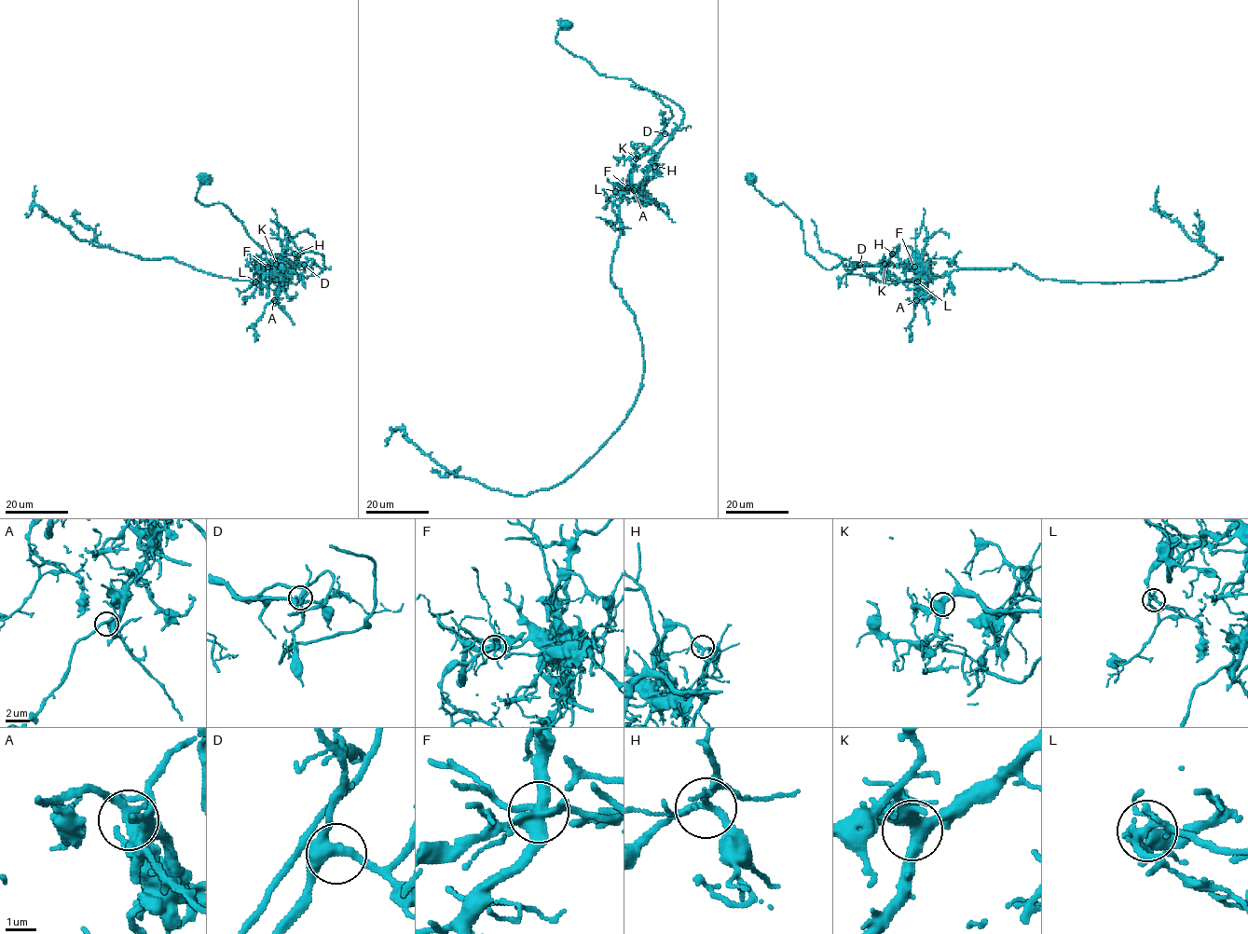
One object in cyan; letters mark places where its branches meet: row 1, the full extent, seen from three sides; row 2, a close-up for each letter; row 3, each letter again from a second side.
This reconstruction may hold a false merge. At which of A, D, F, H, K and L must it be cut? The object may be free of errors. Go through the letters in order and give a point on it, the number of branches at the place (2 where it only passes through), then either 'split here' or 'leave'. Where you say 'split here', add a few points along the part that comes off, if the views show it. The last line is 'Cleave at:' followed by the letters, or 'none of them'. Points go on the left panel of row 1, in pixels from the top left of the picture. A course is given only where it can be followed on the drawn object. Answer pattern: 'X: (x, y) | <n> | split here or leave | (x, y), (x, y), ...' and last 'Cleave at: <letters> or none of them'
A: (274, 300) | 5 | leave
D: (304, 265) | 3 | leave
F: (267, 267) | 7 | split here | (267, 267), (280, 265), (282, 279), (296, 284), (323, 268), (322, 254), (300, 250), (270, 219)
H: (294, 254) | 4 | leave
K: (276, 264) | 4 | leave
L: (255, 281) | 6 | leave
Cleave at: F

